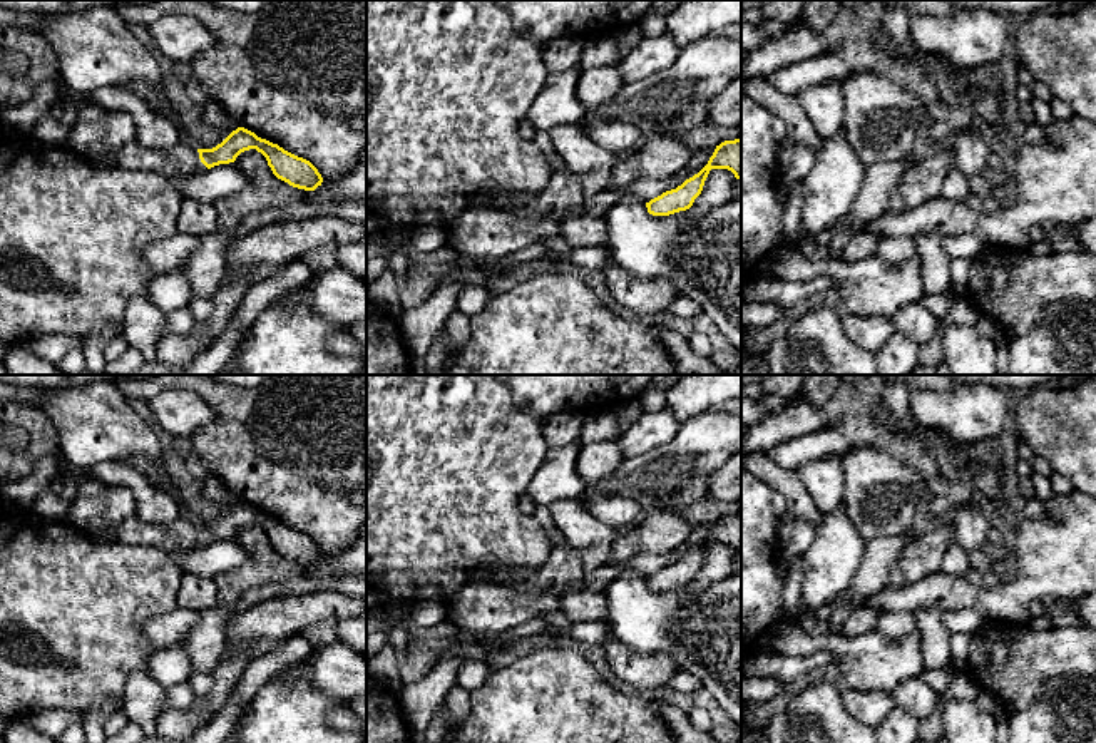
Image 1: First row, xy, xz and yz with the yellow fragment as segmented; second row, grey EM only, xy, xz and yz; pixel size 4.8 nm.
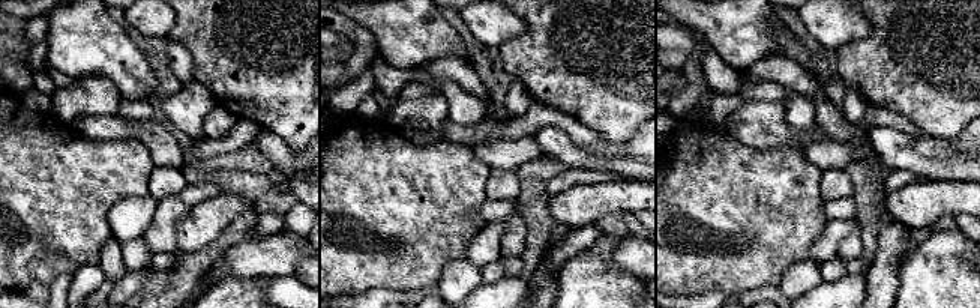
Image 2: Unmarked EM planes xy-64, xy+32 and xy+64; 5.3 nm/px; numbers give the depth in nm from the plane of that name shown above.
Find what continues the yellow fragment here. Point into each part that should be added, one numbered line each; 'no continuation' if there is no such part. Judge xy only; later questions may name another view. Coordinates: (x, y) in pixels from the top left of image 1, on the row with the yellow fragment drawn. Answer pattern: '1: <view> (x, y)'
1: xy (181, 161)

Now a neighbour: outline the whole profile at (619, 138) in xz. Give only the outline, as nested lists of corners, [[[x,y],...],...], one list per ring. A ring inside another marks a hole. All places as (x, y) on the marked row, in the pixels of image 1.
[[[586,114],[582,117],[584,132],[601,147],[626,156],[641,146],[643,134],[629,124]]]

